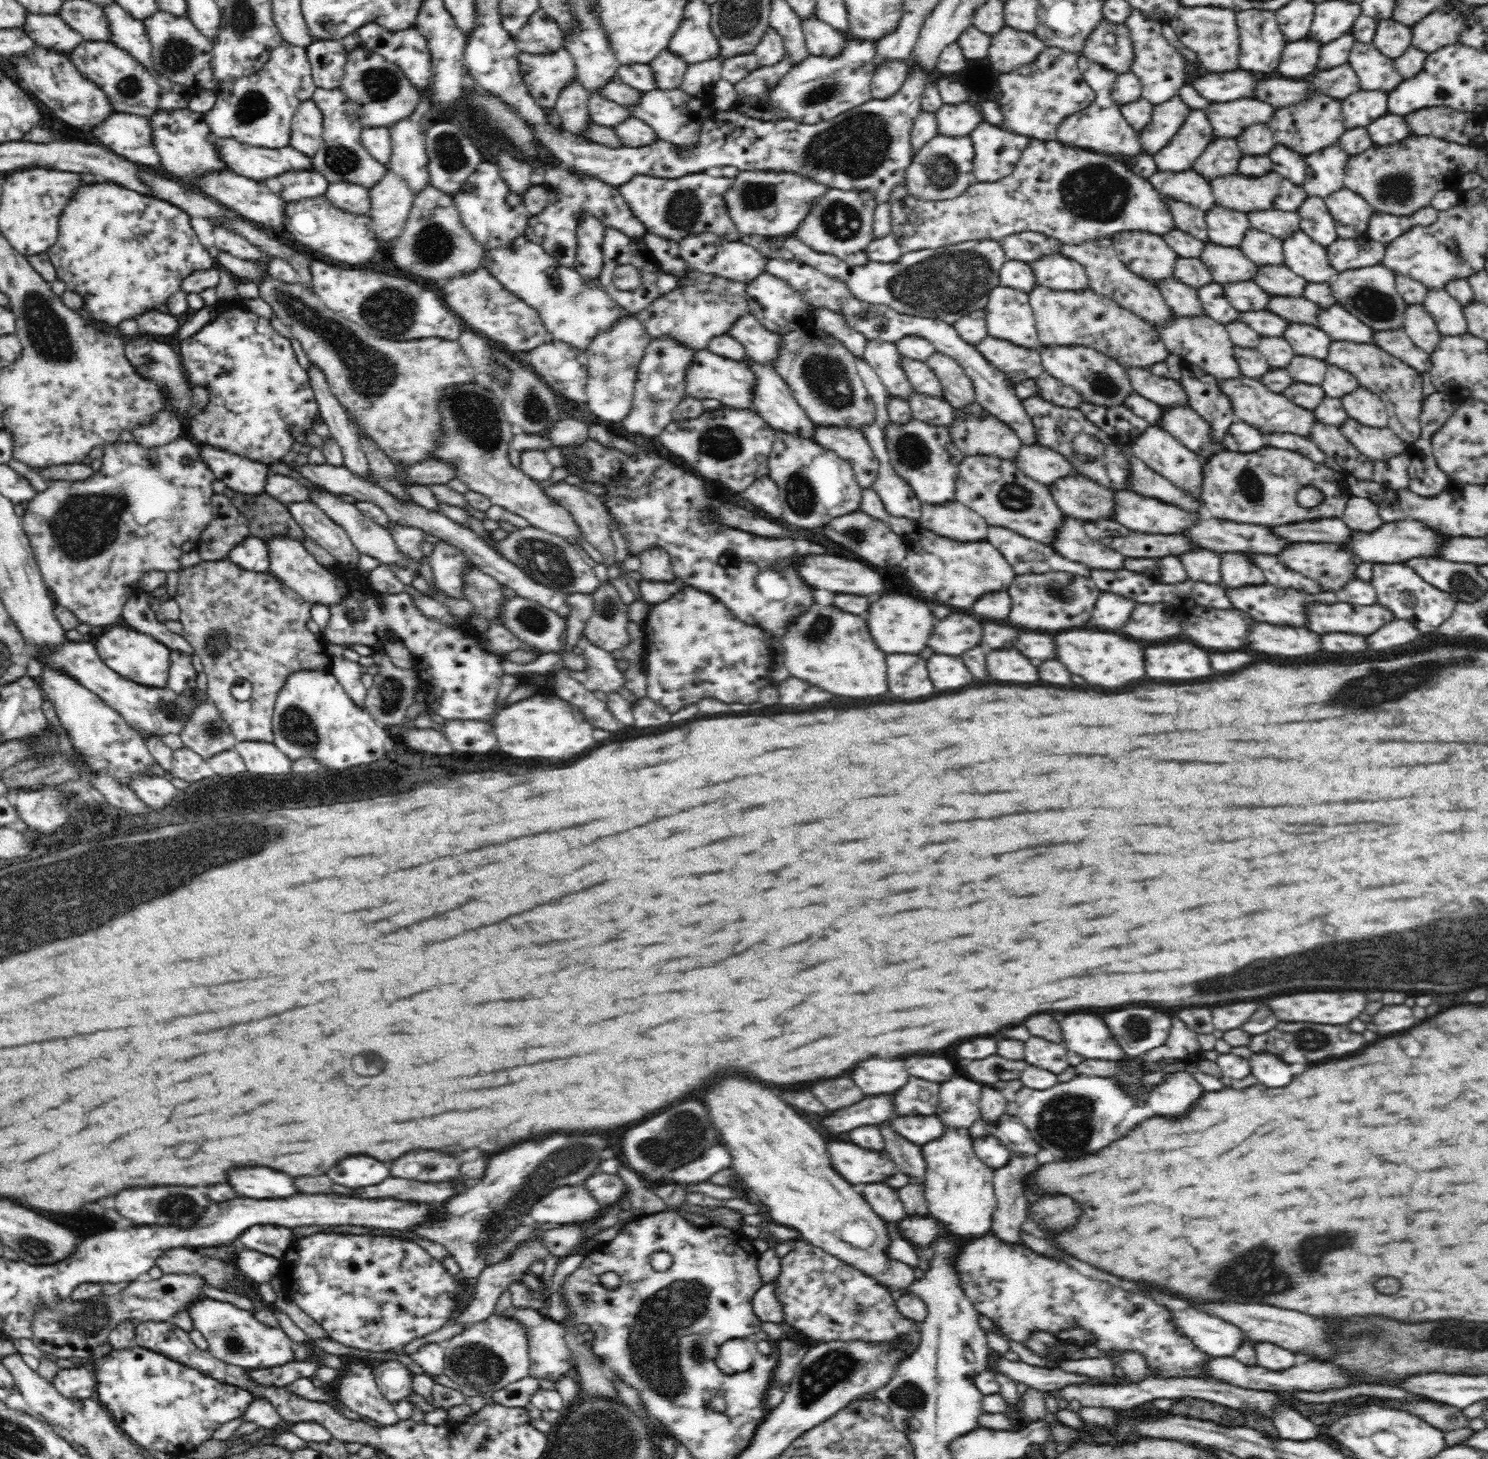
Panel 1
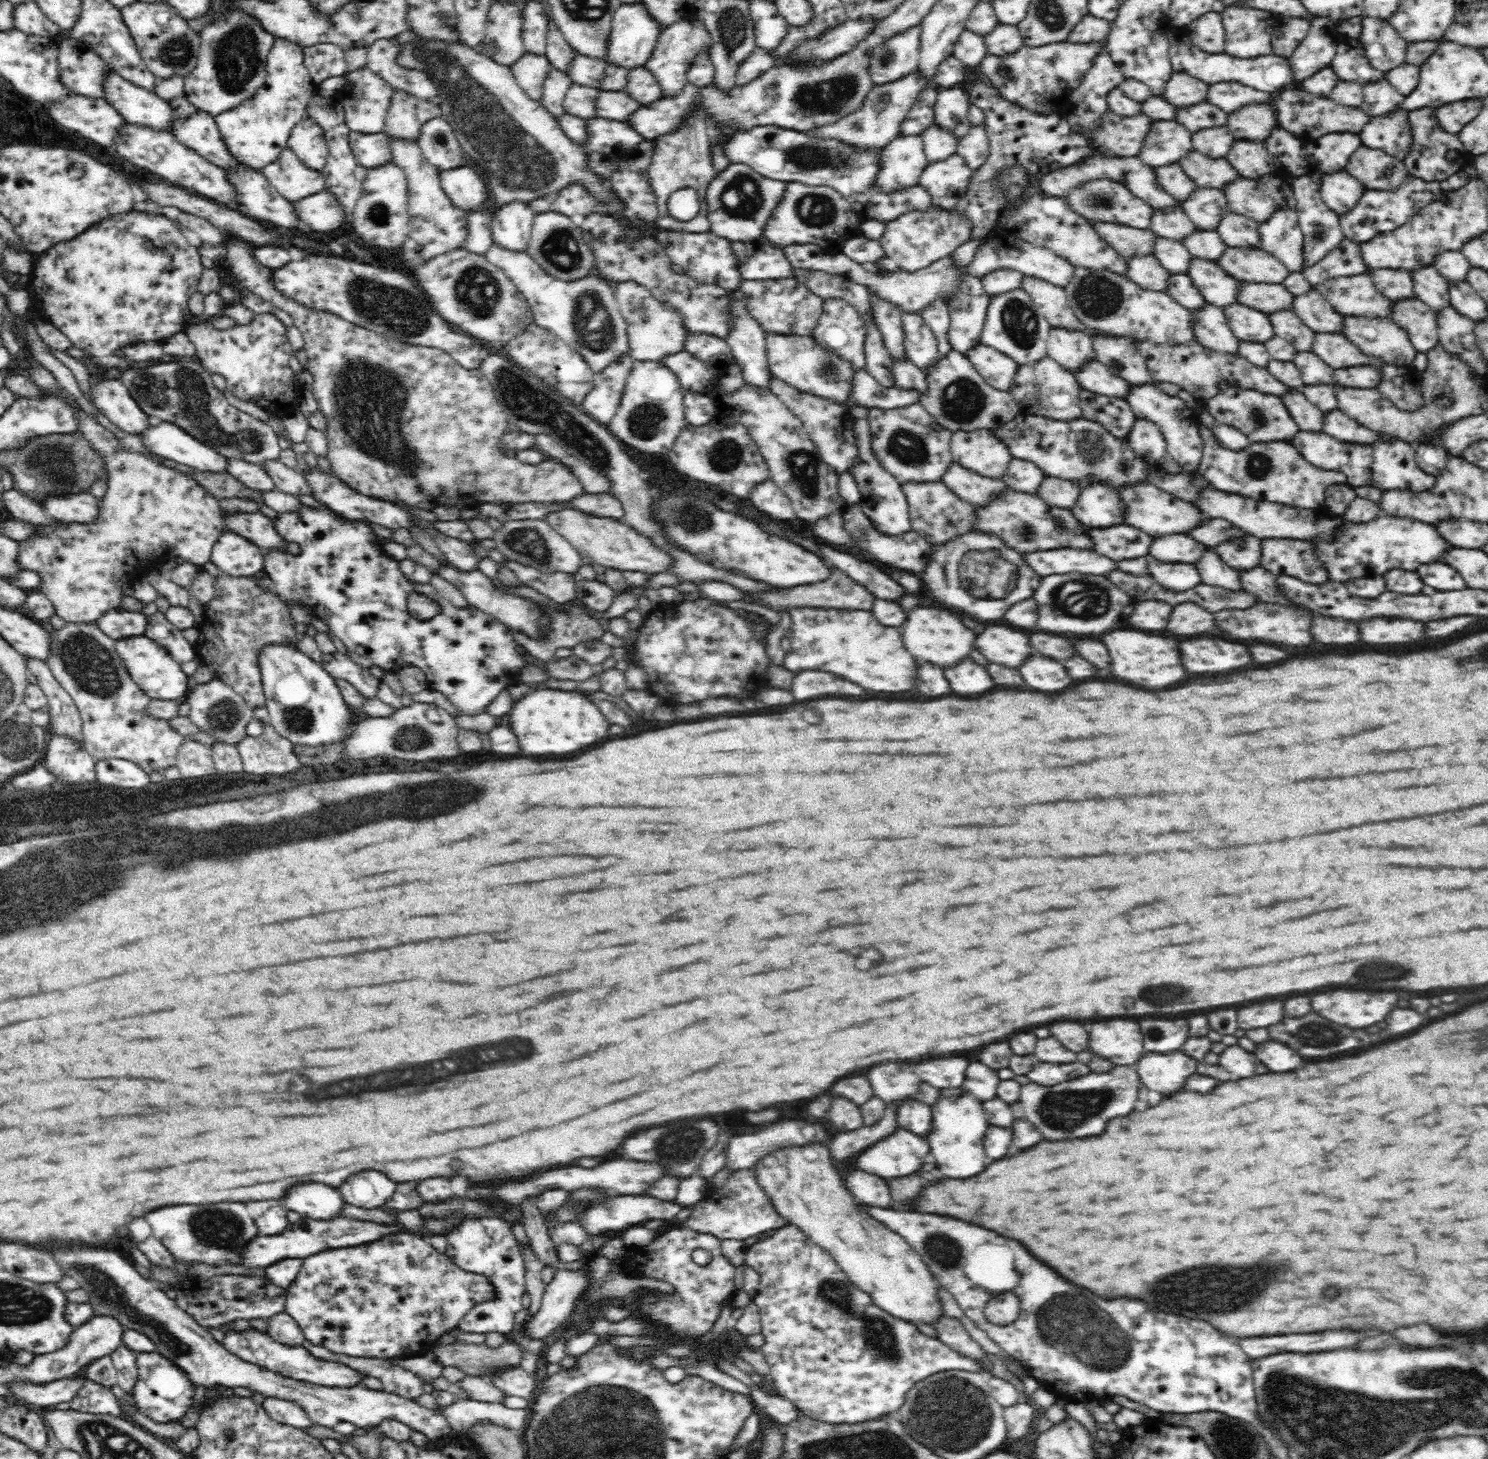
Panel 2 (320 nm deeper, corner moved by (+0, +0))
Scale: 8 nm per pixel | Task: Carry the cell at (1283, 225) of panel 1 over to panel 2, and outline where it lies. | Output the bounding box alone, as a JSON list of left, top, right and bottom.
[1224,178,1277,225]

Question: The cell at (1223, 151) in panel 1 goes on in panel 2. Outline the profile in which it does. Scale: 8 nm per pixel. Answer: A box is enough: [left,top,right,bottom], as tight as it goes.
[1192,126,1236,159]

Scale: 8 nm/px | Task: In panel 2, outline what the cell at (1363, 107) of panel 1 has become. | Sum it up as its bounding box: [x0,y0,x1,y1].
[1359,79,1405,117]

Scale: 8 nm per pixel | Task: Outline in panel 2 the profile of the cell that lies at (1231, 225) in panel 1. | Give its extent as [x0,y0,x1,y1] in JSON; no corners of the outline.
[1183,189,1232,231]

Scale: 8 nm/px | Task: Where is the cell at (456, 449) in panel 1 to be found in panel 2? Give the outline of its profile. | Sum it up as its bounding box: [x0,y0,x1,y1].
[543,507,671,575]

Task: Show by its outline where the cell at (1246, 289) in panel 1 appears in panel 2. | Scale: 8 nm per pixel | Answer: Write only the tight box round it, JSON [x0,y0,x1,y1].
[1188,258,1242,310]

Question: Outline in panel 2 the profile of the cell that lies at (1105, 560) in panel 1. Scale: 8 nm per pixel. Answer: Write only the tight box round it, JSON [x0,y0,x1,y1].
[976,488,1094,554]

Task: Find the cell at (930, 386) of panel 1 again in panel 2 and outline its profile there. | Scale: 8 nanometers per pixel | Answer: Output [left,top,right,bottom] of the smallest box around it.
[870,297,908,361]

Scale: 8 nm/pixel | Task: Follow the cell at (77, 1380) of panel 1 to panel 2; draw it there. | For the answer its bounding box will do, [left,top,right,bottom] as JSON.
[70,1378,124,1416]

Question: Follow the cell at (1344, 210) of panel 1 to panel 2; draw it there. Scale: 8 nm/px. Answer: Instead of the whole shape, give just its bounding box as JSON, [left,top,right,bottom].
[1320,170,1366,217]

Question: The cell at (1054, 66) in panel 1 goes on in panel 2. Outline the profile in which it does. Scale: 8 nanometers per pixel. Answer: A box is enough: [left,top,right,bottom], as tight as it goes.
[980,41,1102,115]

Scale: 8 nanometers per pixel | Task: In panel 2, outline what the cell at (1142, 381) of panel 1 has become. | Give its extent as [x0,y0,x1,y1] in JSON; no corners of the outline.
[1093,335,1156,386]

